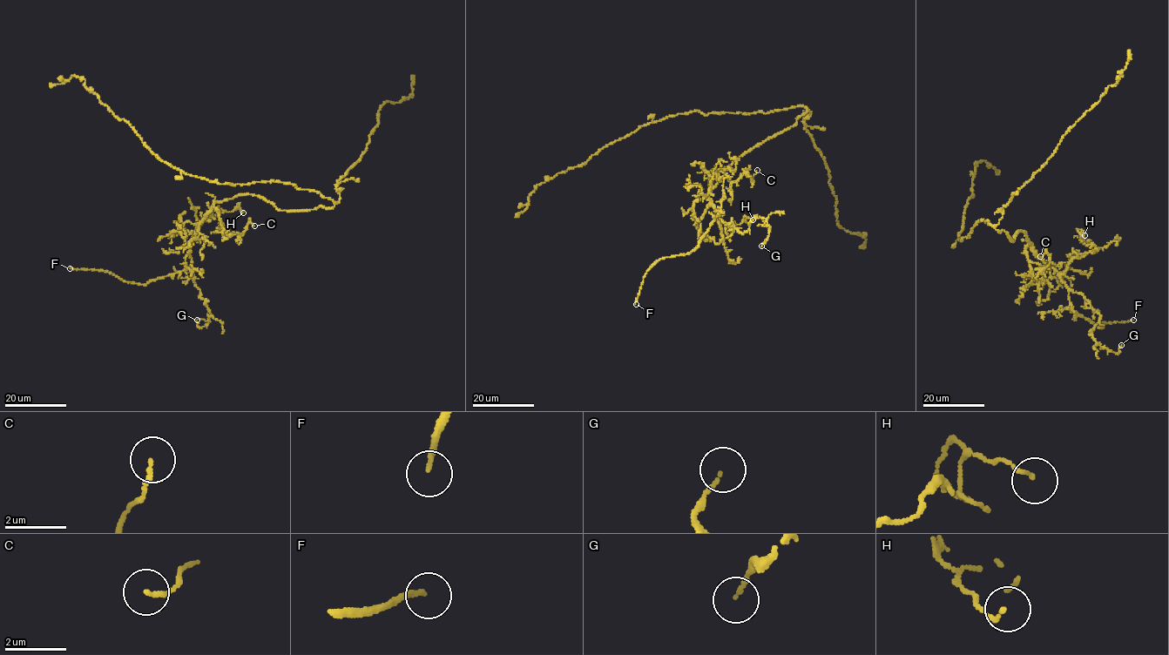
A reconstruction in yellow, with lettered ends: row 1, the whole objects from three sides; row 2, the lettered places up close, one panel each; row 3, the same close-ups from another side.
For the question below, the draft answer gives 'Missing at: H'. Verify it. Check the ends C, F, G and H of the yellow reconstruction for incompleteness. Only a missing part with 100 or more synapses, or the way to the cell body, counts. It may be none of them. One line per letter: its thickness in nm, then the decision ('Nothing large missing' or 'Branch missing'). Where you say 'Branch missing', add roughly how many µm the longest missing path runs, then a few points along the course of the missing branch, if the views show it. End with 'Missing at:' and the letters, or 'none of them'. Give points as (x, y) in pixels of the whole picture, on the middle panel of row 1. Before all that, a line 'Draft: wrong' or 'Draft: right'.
Draft: wrong
C: Thickness 110 nm. Nothing large missing
F: Thickness 140 nm. Branch missing. Missing length about 80 µm. Course of what is missing: (636, 304), (629, 339), (625, 346), (611, 352), (621, 352), (624, 343), (600, 341), (591, 350)
G: Thickness 100 nm. Nothing large missing
H: Thickness 120 nm. Nothing large missing
Missing at: F

